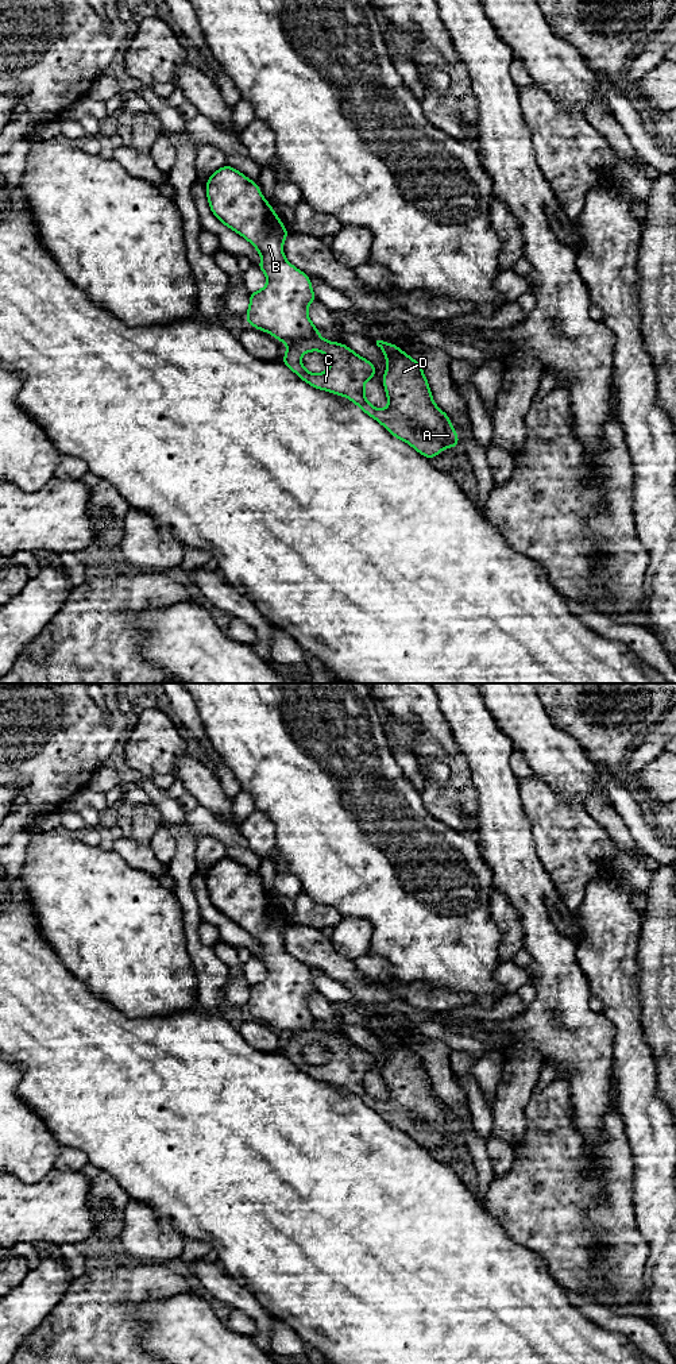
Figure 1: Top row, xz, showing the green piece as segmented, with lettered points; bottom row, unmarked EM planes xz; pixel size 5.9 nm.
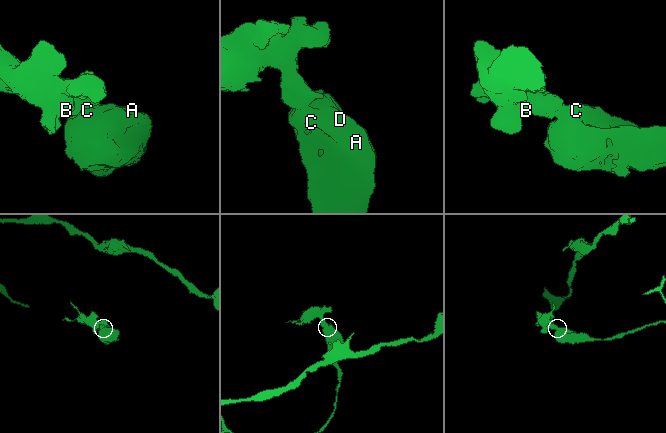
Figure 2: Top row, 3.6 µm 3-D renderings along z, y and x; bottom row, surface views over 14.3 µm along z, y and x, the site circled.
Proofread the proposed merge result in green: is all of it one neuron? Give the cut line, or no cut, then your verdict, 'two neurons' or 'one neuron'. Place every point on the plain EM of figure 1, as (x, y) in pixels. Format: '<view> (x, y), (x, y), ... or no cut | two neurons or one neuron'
xz (316, 1025), (288, 1035) | two neurons

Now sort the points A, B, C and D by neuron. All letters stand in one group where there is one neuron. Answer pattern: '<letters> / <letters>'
A C D / B

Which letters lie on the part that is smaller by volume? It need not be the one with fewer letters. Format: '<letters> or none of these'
B

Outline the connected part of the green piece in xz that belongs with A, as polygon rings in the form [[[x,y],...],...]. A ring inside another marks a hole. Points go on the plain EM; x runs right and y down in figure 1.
[[[318,1026],[287,1034],[282,1055],[316,1080],[344,1087],[370,1109],[379,1113],[394,1129],[410,1136],[425,1149],[439,1147],[447,1138],[459,1138],[456,1121],[433,1093],[422,1057],[395,1036],[376,1032],[387,1052],[383,1076],[389,1090],[386,1101],[372,1098],[364,1088],[364,1075],[376,1066],[374,1055],[343,1034],[332,1034]],[[308,1043],[322,1043],[332,1057],[320,1066],[308,1063],[301,1048]],[[417,1120],[433,1122],[434,1128],[420,1128]]]

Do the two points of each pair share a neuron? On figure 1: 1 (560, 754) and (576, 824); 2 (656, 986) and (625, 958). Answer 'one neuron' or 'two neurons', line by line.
1: two neurons
2: two neurons

